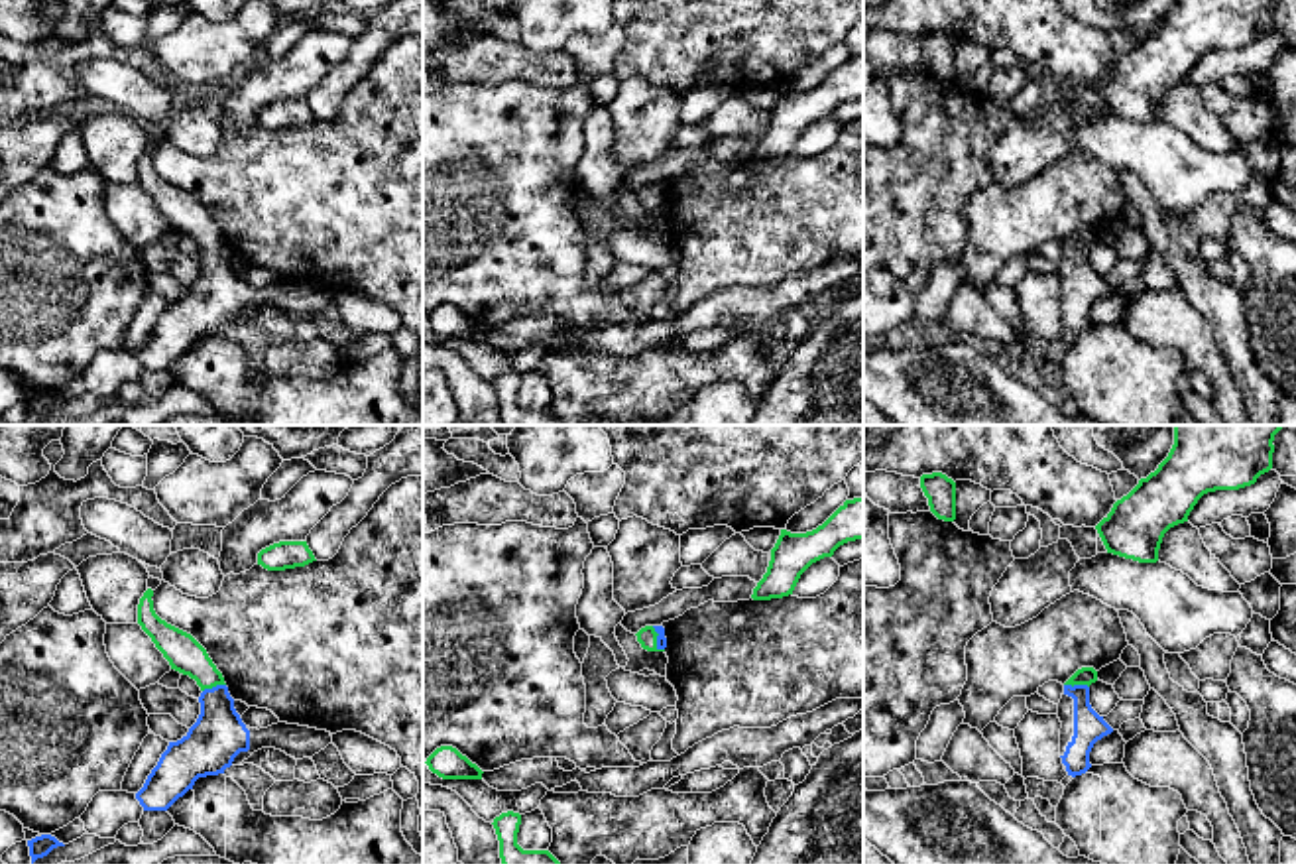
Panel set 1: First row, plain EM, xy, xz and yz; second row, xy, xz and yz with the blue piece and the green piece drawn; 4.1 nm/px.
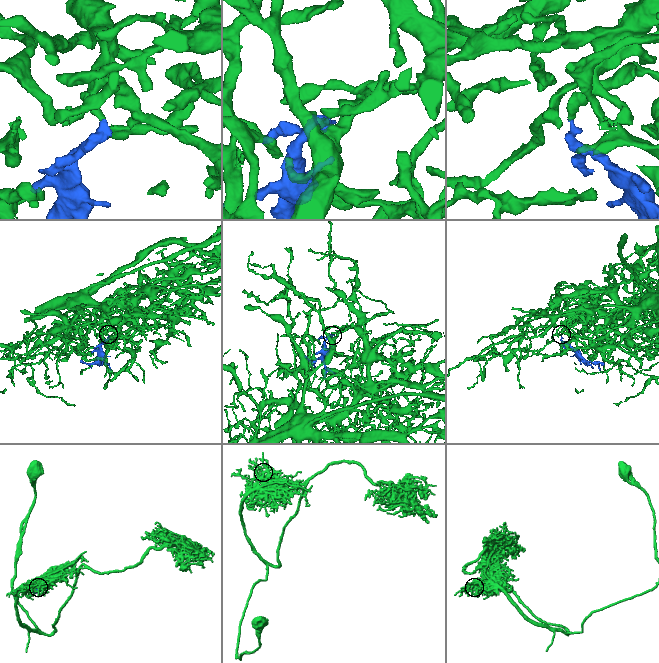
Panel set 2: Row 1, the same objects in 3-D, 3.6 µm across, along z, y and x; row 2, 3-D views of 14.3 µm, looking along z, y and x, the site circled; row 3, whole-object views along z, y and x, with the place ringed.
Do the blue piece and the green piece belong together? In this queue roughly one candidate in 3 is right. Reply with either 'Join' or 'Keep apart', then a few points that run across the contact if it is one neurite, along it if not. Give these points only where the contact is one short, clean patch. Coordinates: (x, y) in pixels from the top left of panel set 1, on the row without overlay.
Join. Line: yz (1088, 286), (1076, 245), (1086, 235)

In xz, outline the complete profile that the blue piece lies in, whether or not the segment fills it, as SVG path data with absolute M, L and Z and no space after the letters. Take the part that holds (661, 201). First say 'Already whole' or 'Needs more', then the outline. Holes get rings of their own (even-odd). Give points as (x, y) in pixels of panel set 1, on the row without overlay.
Needs more. M645 185L635 195L637 195L637 201L641 203L641 207L647 211L665 211L665 207L667 207L667 197L665 197L663 185Z

